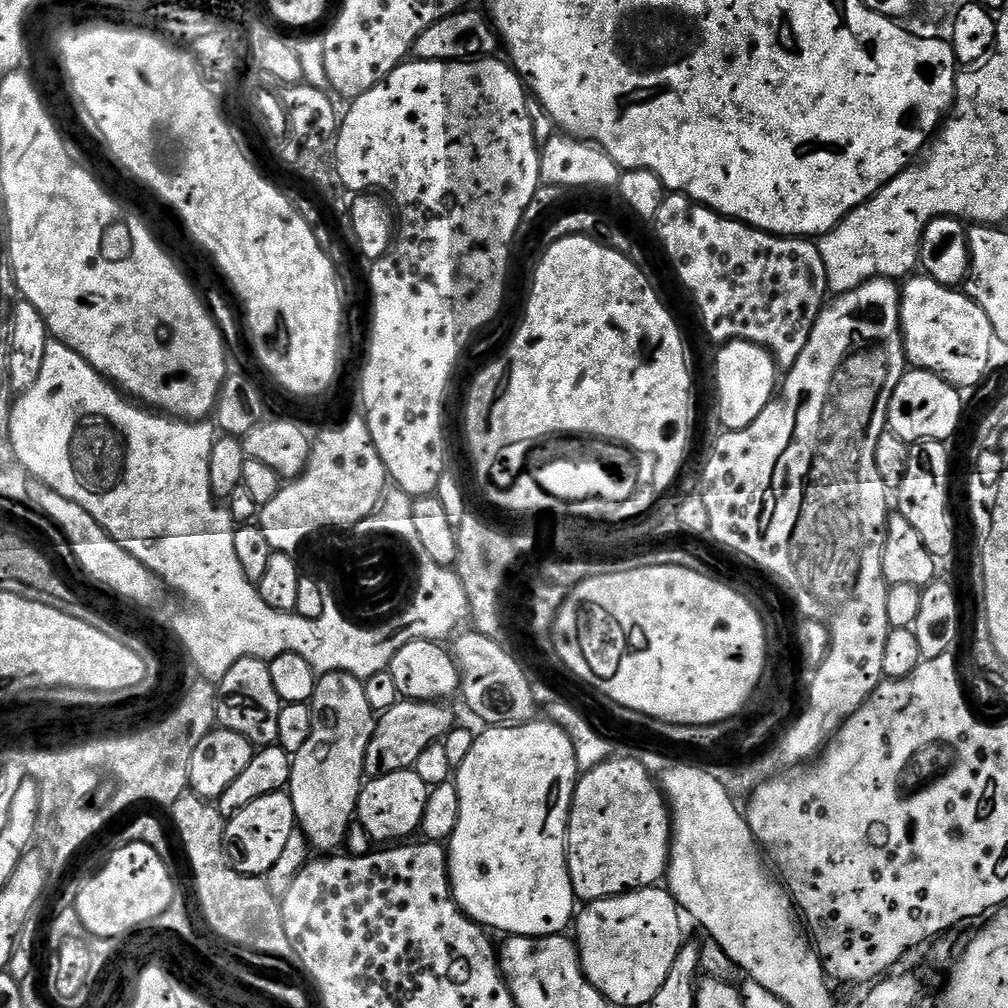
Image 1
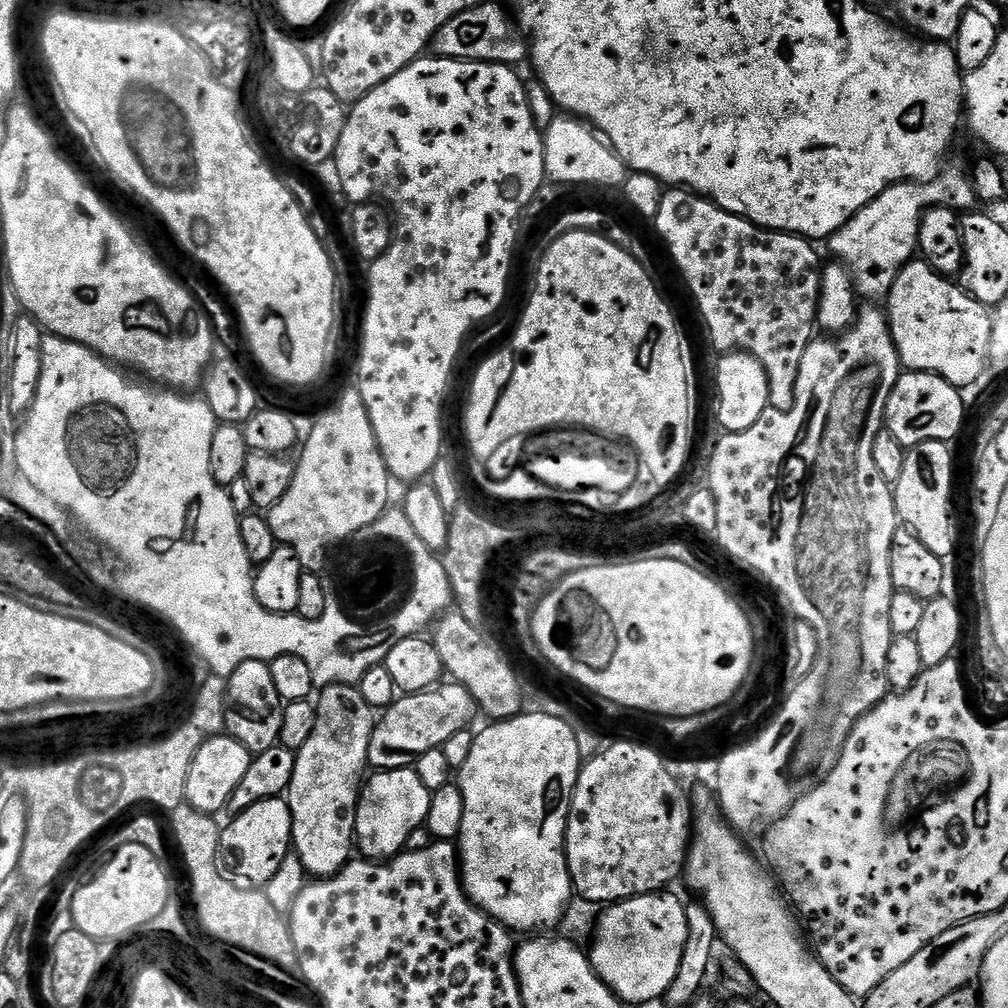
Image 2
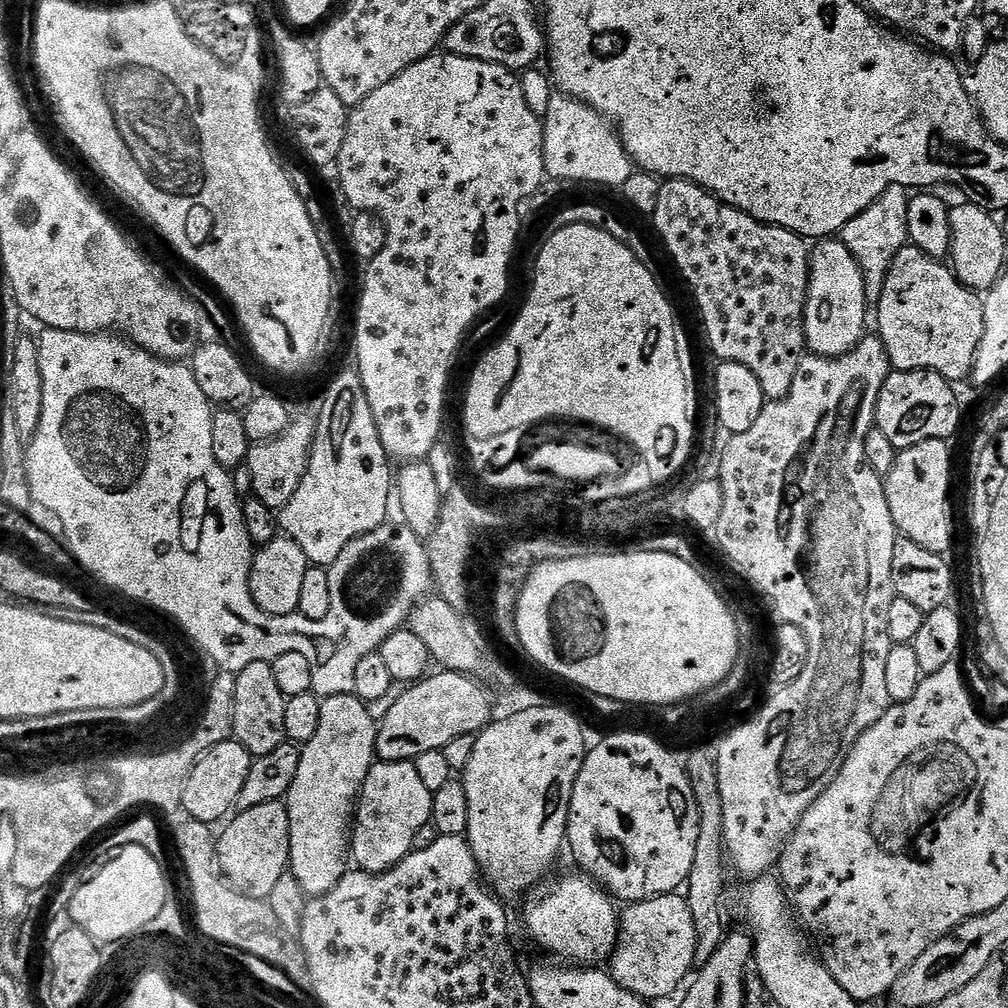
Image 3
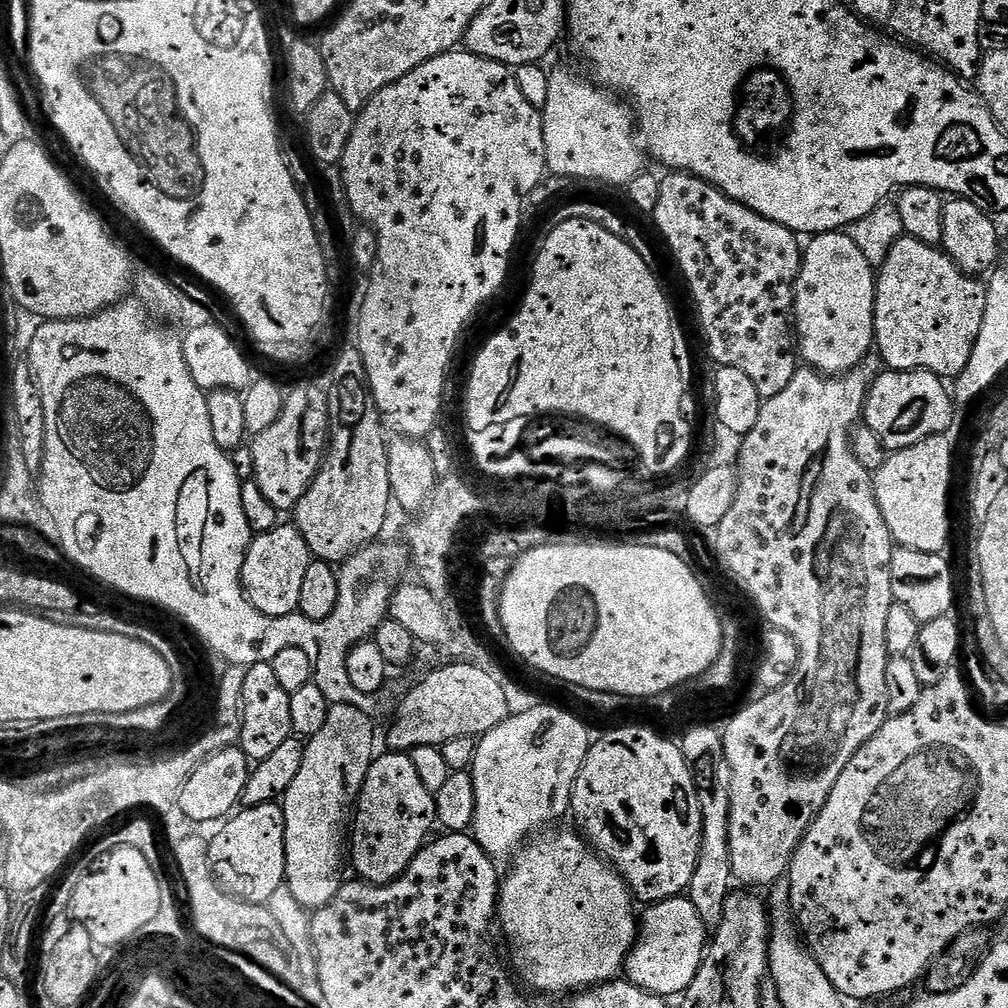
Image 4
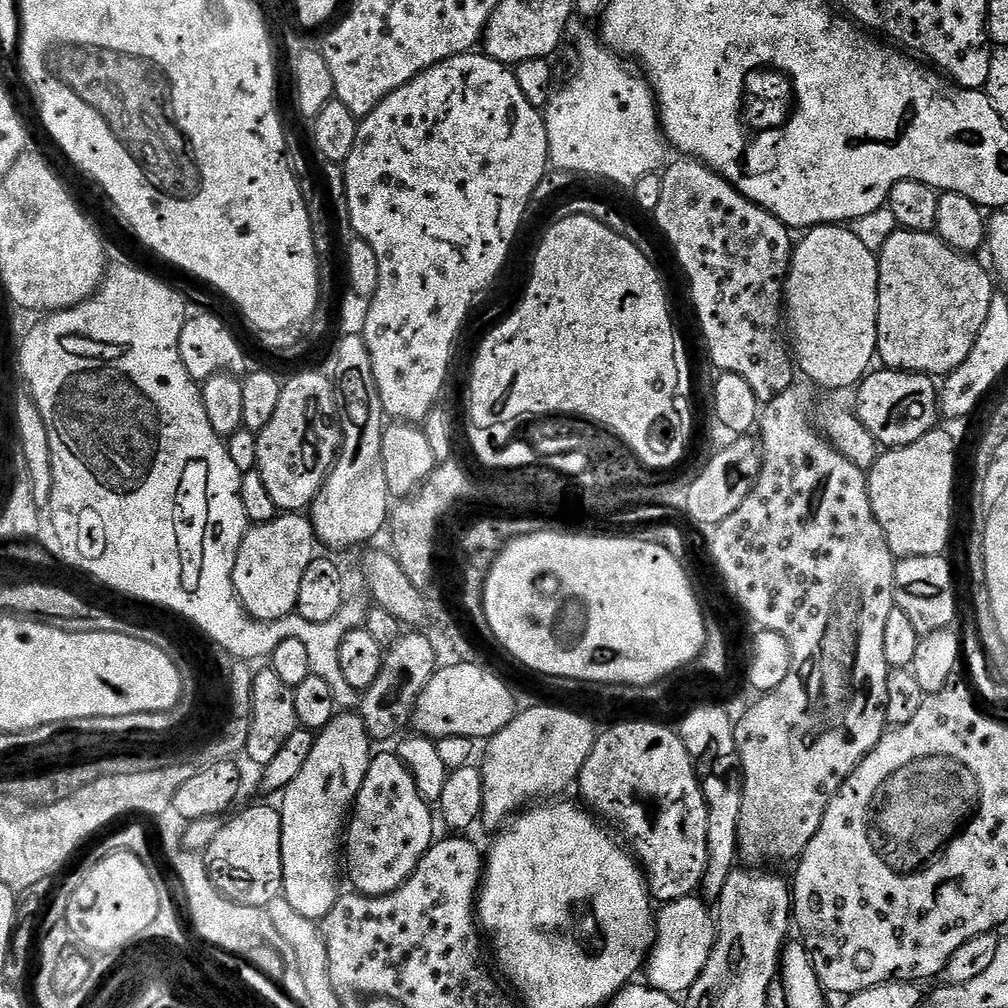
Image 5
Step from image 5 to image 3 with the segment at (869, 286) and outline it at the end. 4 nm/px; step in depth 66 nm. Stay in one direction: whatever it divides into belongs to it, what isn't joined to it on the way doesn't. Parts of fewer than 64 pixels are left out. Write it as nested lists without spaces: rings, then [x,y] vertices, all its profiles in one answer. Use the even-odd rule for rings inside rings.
[[[824,238],[817,248],[810,252],[810,267],[808,270],[808,297],[804,307],[804,338],[809,353],[817,356],[841,356],[854,350],[864,339],[866,329],[870,324],[870,301],[866,294],[864,275],[850,250],[839,238]]]

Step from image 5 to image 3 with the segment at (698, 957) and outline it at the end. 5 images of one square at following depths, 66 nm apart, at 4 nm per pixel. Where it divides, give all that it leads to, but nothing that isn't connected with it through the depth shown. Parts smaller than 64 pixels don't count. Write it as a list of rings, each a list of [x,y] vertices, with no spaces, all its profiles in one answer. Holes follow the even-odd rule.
[[[673,894],[627,905],[620,918],[620,939],[611,964],[610,975],[645,1002],[664,1000],[680,983],[683,985],[696,964],[694,914],[690,914],[687,899]]]

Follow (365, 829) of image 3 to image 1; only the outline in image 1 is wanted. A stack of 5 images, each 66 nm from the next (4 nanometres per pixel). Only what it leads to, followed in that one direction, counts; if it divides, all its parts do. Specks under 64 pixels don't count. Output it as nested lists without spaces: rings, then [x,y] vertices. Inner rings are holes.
[[[412,768],[398,770],[394,774],[373,776],[360,789],[360,797],[356,803],[356,820],[364,827],[364,832],[370,839],[377,840],[377,845],[392,846],[397,842],[407,841],[409,838],[415,837],[412,835],[420,832],[422,814],[426,814],[429,791],[430,785],[422,782],[422,778],[418,778],[418,774]]]

